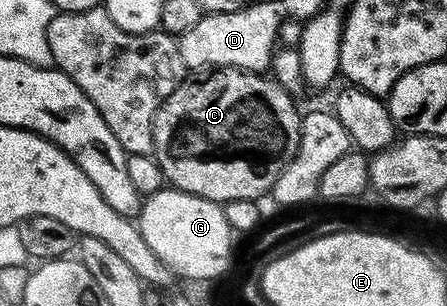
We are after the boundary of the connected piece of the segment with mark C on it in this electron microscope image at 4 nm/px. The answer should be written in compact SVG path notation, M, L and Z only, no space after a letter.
M217 67L201 76L205 75L206 77L201 77L198 81L192 81L192 79L182 81L179 87L175 87L175 91L171 91L171 95L167 95L167 99L159 107L159 111L155 111L152 156L156 157L166 182L174 189L190 193L191 195L199 195L203 199L218 203L234 201L235 199L257 201L261 199L264 193L266 196L272 190L275 179L279 179L279 175L285 170L287 163L295 155L295 151L299 147L302 114L300 112L297 113L296 107L293 106L296 105L295 98L278 81L274 81L272 76L266 75L264 72L249 73L246 69Z

